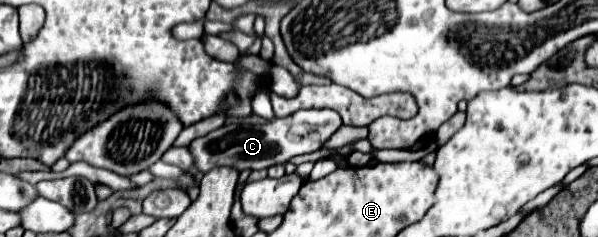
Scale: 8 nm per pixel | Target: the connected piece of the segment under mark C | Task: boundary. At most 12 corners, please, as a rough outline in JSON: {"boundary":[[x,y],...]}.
{"boundary":[[333,109],[263,125],[225,123],[195,139],[195,169],[267,169],[317,151]]}

